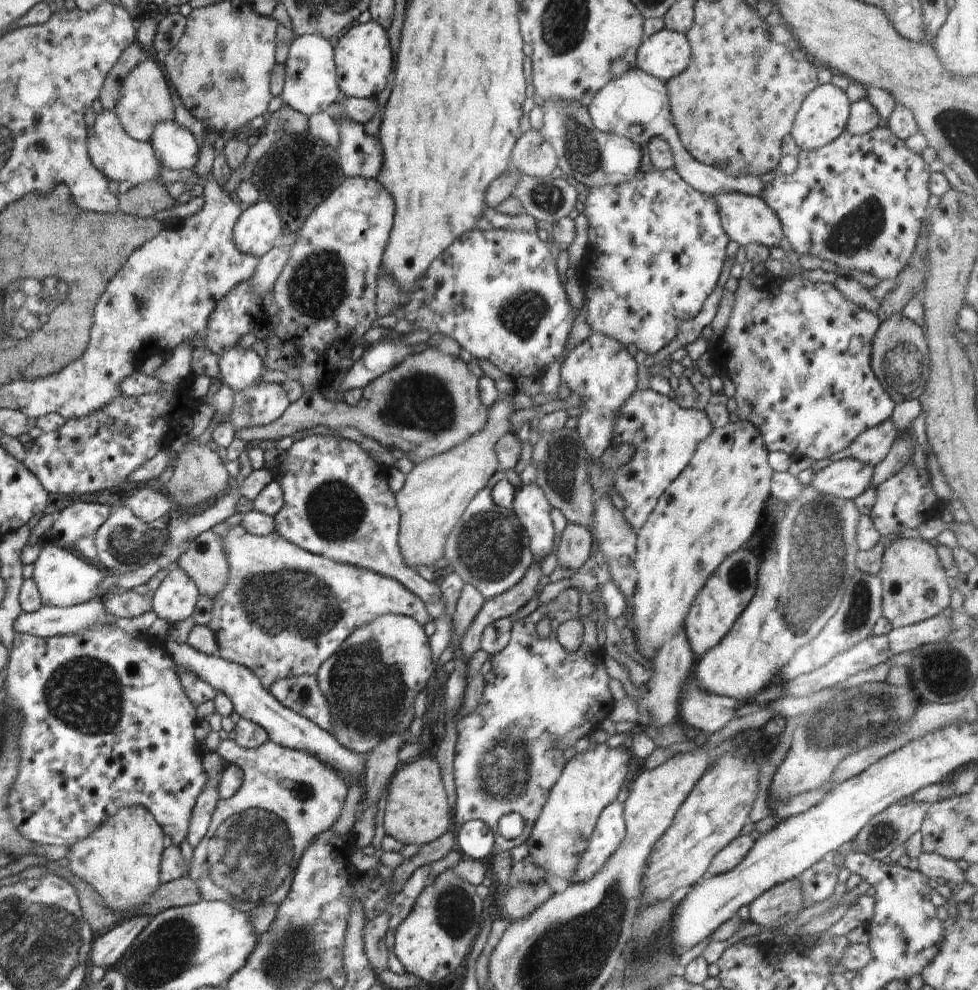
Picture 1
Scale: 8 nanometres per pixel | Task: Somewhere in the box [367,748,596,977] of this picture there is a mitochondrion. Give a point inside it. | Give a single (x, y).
(454, 907)

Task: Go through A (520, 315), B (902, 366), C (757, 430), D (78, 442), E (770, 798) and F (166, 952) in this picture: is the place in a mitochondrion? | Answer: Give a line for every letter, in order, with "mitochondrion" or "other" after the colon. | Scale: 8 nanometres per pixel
A: mitochondrion
B: mitochondrion
C: other
D: mitochondrion
E: other
F: mitochondrion

